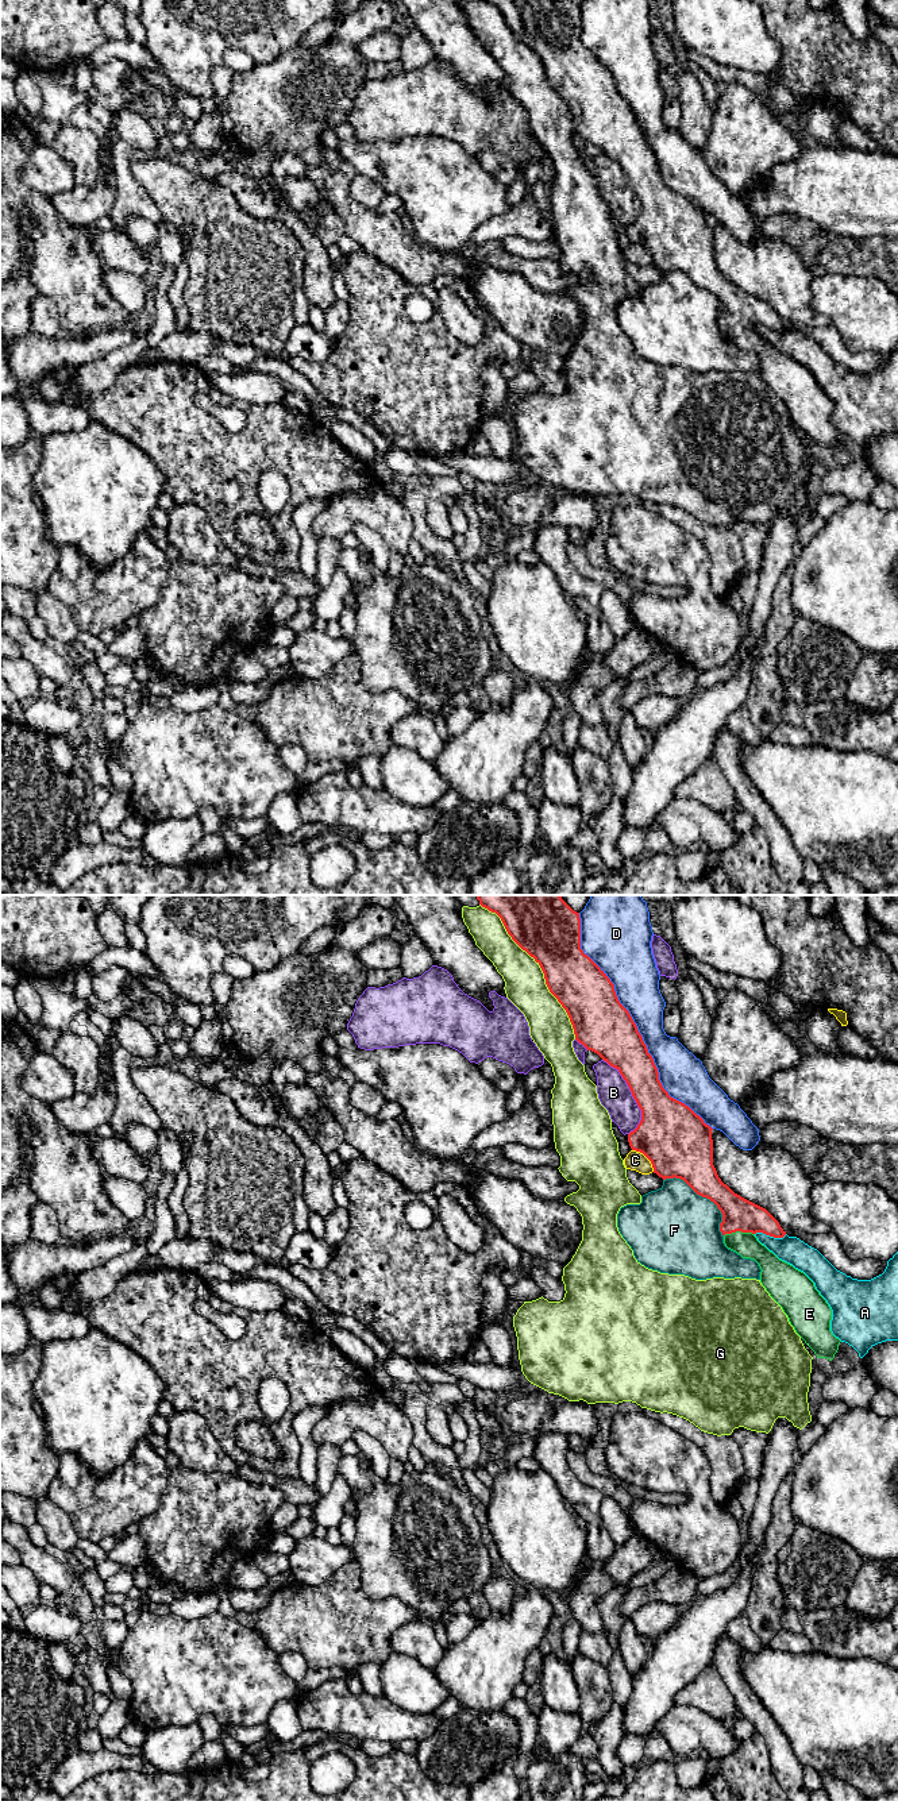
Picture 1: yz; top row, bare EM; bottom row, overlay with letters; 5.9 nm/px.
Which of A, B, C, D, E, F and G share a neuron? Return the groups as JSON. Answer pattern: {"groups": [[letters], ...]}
{"groups": [["A"], ["B"], ["C"], ["D"], ["E"], ["F"], ["G"]]}

